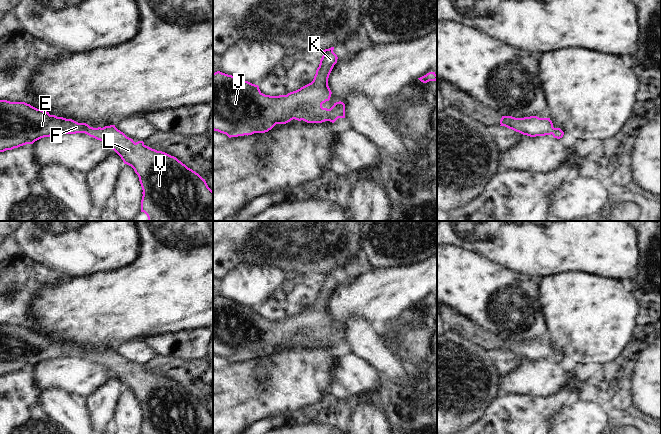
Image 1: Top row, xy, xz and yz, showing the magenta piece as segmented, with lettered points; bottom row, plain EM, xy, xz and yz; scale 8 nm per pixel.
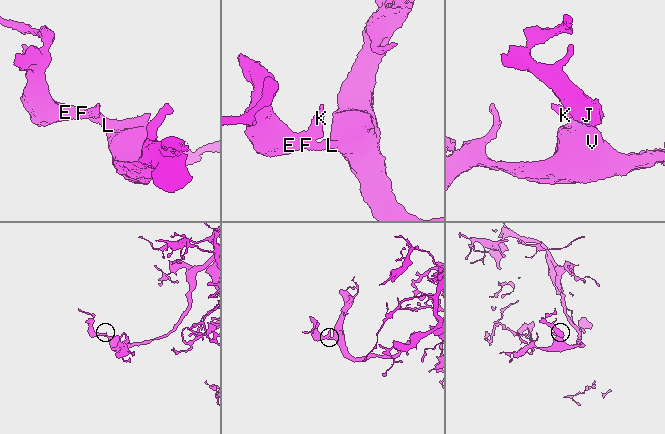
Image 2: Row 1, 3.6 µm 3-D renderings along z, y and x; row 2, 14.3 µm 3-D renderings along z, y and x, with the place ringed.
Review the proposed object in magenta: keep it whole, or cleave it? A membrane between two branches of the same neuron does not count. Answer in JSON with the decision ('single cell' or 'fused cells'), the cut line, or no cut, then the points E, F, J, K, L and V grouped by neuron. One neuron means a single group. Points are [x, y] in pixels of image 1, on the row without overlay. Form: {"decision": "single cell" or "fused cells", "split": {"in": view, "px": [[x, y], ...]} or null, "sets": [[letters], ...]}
{"decision": "single cell", "split": null, "sets": [["E", "F", "J", "K", "L", "V"]]}

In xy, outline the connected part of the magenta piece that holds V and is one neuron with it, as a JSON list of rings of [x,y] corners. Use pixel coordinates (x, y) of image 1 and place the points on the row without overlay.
[[[0,324],[0,376],[33,368],[44,361],[76,357],[85,357],[105,366],[121,381],[124,388],[134,393],[143,414],[141,434],[213,434],[213,415],[205,403],[176,381],[152,373],[143,365],[135,367],[115,349],[93,352],[86,347],[50,339],[25,326]]]

